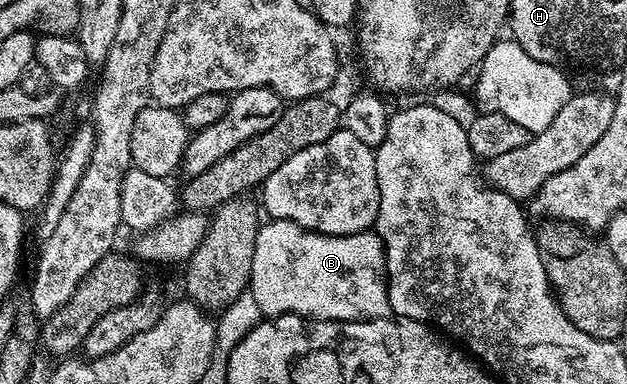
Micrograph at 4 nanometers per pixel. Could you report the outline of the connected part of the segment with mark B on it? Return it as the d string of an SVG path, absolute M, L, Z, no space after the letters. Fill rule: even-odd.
M269 218L254 241L254 261L248 287L264 317L300 315L304 319L334 319L350 323L386 319L392 315L388 300L388 277L384 269L384 242L372 229L349 235L323 235L302 229L294 221Z

